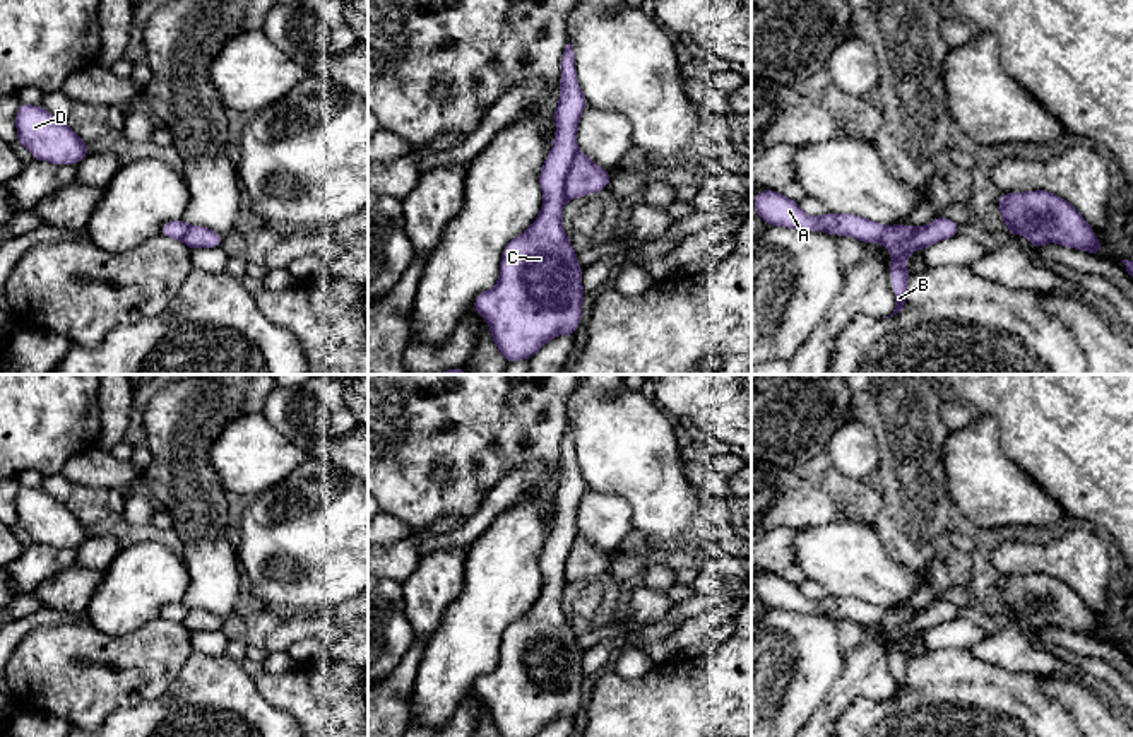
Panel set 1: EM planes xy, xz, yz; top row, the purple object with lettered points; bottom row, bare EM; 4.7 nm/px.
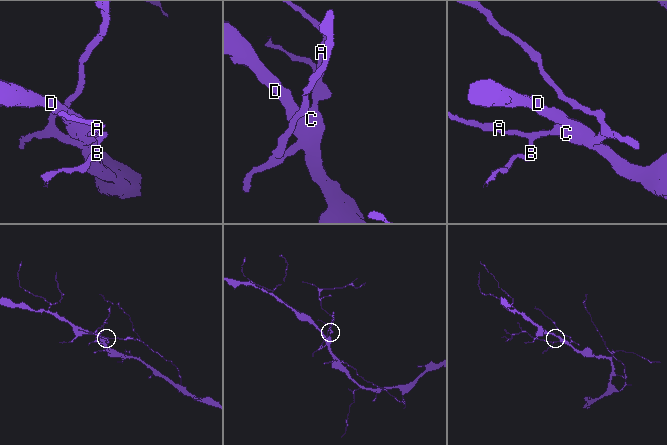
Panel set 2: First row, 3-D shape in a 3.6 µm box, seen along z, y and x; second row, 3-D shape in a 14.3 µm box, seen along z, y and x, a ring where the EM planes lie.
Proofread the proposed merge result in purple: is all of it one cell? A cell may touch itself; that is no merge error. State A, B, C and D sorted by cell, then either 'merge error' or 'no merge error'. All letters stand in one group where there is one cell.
groups A C D / B; merge error

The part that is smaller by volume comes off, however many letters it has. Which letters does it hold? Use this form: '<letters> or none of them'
B

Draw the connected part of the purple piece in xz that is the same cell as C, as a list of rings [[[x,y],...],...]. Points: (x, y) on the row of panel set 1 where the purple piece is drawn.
[[[566,38],[561,56],[556,137],[543,164],[544,203],[537,219],[503,250],[500,279],[474,298],[507,363],[531,359],[555,335],[573,335],[582,320],[582,267],[561,221],[568,200],[565,183],[578,150],[578,121],[587,108],[575,70],[575,41]]]

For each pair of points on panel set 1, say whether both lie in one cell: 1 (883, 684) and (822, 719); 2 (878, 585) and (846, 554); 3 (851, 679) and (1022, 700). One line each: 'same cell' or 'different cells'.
1: same cell
2: same cell
3: different cells

